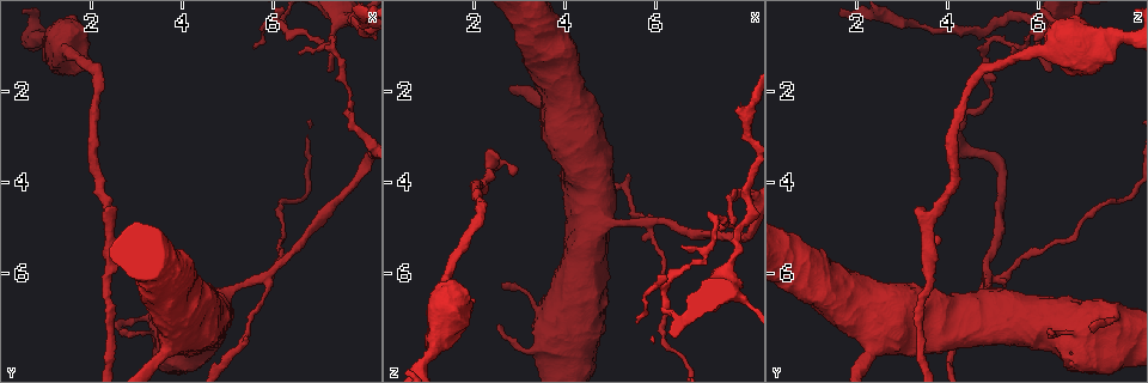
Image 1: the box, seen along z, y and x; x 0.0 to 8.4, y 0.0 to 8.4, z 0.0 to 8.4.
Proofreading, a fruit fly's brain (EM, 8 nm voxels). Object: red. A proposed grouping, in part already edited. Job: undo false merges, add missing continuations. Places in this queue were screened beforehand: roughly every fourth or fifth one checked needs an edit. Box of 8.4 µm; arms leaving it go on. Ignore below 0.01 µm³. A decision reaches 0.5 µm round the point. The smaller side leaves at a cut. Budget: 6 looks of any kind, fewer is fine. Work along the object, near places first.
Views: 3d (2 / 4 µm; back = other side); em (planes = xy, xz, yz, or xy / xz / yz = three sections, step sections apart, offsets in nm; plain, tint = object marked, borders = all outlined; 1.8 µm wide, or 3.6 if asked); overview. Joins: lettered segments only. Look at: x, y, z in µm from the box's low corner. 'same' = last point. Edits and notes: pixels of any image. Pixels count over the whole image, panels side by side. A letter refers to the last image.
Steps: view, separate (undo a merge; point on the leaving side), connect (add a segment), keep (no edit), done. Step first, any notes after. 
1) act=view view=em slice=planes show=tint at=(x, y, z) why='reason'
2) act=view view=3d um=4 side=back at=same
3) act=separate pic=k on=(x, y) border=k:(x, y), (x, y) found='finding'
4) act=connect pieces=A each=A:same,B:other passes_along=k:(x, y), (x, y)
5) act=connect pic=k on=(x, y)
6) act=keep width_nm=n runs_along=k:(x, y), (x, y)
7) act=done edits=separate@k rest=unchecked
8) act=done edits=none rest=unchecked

act=view view=em slice=planes show=tint at=(7.30, 1.00, 4.80) why='sharp bend'

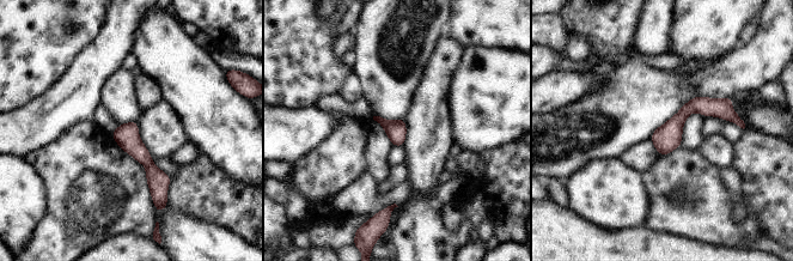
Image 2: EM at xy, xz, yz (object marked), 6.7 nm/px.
act=view view=em slice=planes show=borders at=same why='what lies round it'

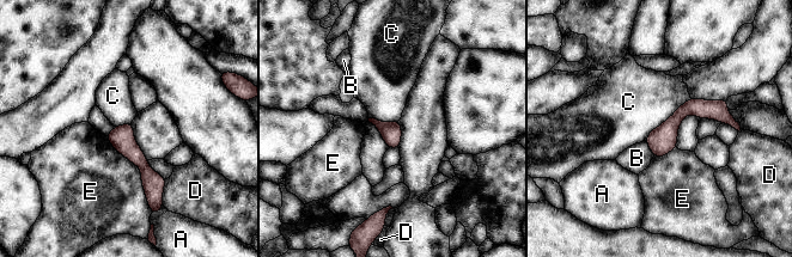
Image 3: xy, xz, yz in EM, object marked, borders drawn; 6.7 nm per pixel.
act=keep each=A:other,B:other,C:other,D:other,E:other runs_along=3:(731, 120), (686, 109), (650, 141) found='one cell here'

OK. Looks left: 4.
act=view view=em slice=planes show=borders at=(7.90, 2.85, 4.25) why='abrupt turn'

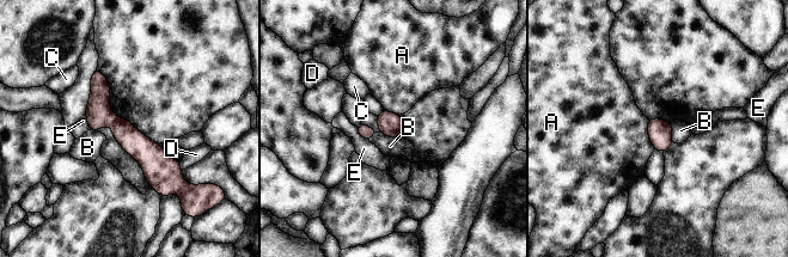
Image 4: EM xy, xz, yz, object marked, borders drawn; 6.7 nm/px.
act=separate pic=4 on=(98, 114) each=A:other,B:other,C:other,D:other,E:other border=4:(117, 118), (110, 124) found='a second cell is stuck on'

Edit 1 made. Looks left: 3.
act=view view=3d um=4 at=(5.85, 6.10, 4.85)

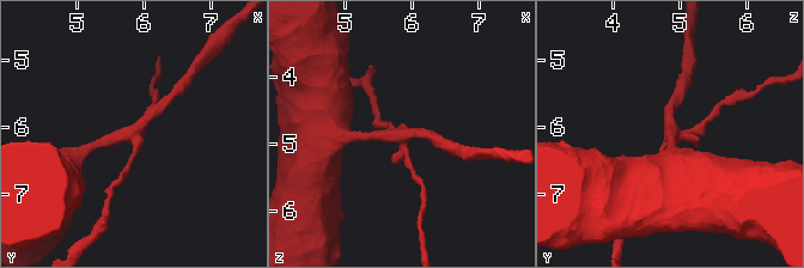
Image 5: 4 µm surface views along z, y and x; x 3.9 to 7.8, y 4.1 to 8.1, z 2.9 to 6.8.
act=view view=em slice=xy step=4 show=plain at=(5.85, 6.15, 4.85) arms=4 why='shape alone is not enough'

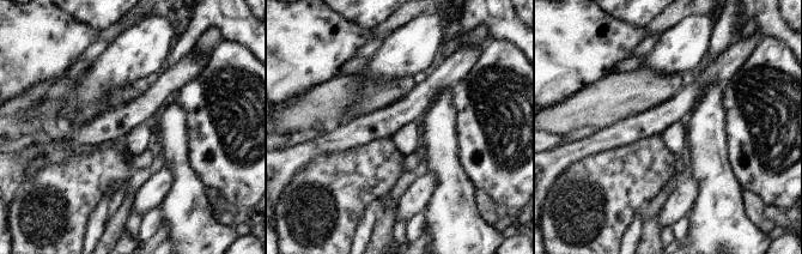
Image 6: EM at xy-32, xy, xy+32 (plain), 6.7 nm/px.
act=view view=em slice=xy step=4 show=borders at=same why='see the neighbours'

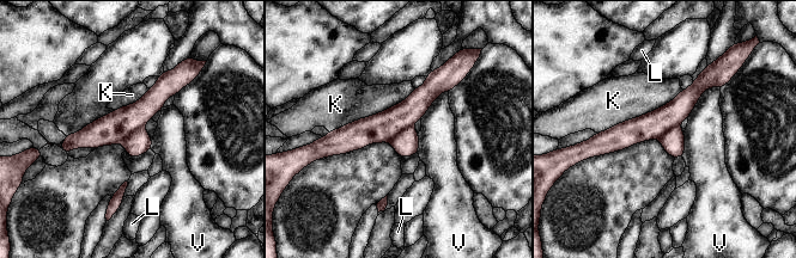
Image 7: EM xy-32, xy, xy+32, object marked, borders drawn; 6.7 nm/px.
act=separate pic=7 on=(138, 142) each=K:other,L:other,V:other border=7:(143, 124), (133, 129), (121, 142) found='a second cell is stuck on'

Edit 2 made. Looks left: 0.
act=done edits=separate@4,separate@7 rest=unchecked

